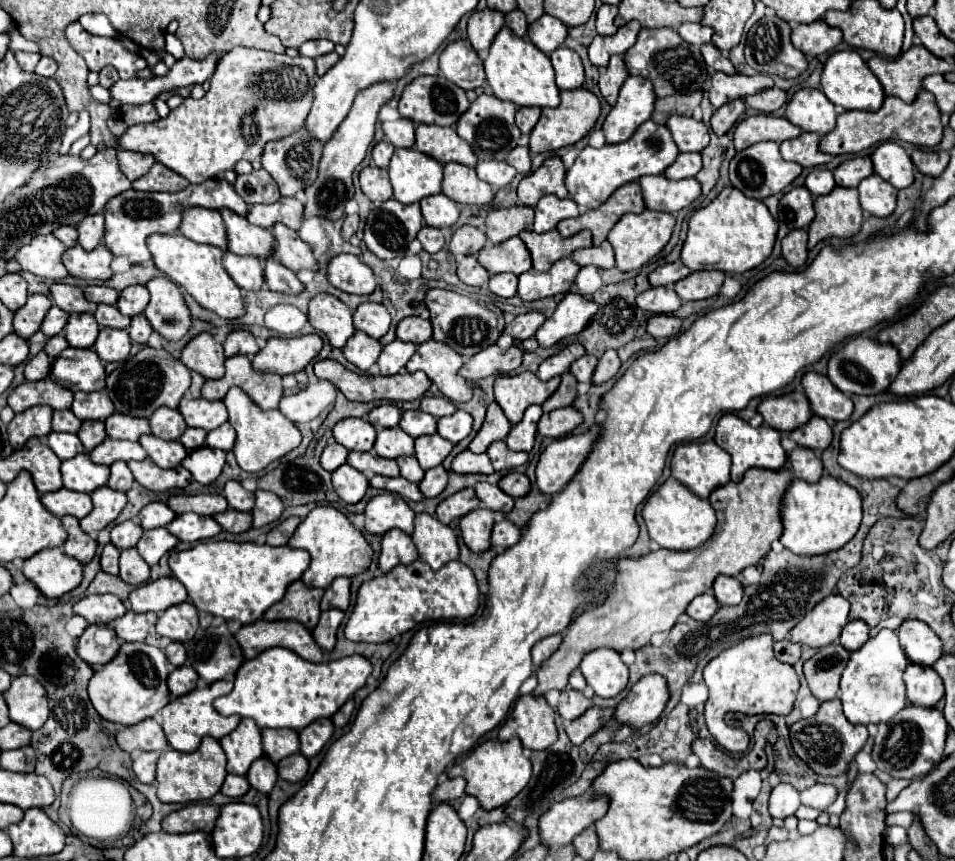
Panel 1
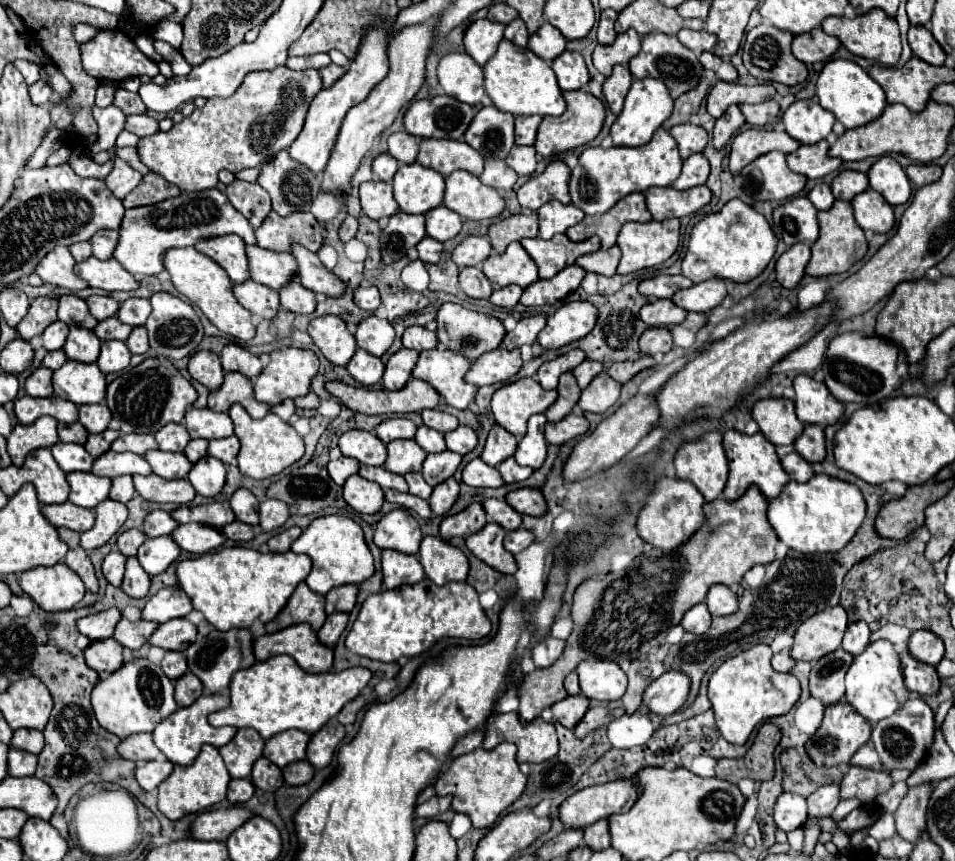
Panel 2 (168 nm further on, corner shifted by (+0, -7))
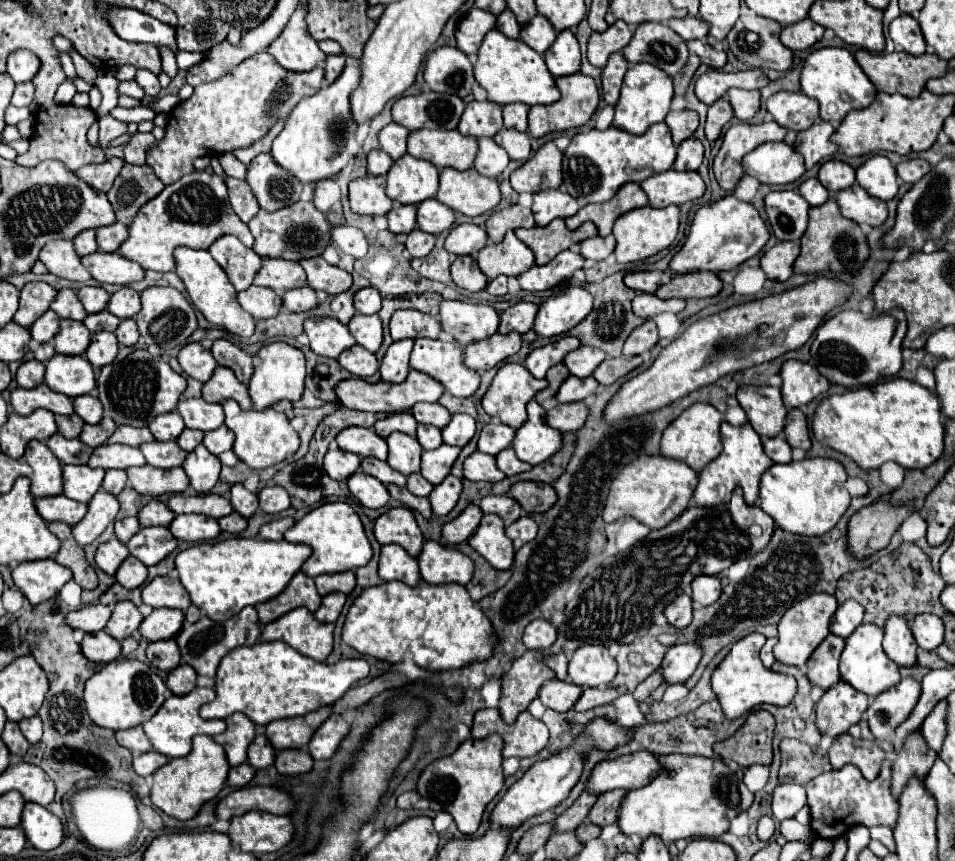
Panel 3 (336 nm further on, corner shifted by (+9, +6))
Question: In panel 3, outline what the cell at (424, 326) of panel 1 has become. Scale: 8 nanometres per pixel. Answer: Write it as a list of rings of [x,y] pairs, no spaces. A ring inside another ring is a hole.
[[[397,310],[391,316],[391,338],[439,338],[441,324],[431,314],[421,314],[419,310]]]

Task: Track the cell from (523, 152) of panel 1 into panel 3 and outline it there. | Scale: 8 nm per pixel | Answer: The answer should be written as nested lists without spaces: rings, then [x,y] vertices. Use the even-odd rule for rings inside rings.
[[[503,128],[501,132],[497,132],[497,136],[493,140],[507,150],[511,160],[525,162],[531,156],[531,140],[529,140],[529,136],[525,132]]]

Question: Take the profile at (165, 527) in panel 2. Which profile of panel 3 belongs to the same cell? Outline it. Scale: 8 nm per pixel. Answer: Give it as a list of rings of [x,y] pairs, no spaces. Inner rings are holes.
[[[153,498],[141,508],[137,518],[141,526],[167,526],[175,518],[175,514],[167,508],[165,502],[159,502]]]

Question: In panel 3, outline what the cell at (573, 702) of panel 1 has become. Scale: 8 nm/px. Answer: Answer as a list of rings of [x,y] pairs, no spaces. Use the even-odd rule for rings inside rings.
[[[555,678],[539,690],[539,700],[551,710],[567,712],[573,708],[573,704],[581,696],[581,692],[583,692],[581,686]]]

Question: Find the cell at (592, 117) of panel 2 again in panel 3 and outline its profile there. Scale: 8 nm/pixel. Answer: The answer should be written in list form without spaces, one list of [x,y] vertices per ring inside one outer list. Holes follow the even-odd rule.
[[[571,74],[571,76],[557,78],[555,82],[561,92],[561,100],[557,100],[555,104],[549,104],[549,106],[533,106],[529,110],[529,132],[533,138],[541,138],[549,132],[565,132],[569,128],[579,128],[579,126],[587,124],[589,118],[593,116],[593,112],[597,110],[599,90],[597,90],[597,84],[593,78],[583,76],[583,74]]]

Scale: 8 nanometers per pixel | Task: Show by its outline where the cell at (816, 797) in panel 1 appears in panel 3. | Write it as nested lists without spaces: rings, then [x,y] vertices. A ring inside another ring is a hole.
[[[885,760],[879,776],[873,782],[867,782],[859,768],[855,766],[843,766],[841,770],[823,772],[821,776],[813,778],[805,790],[807,790],[807,804],[811,808],[811,828],[819,838],[839,838],[849,830],[853,824],[863,824],[867,828],[871,826],[887,826],[895,828],[897,824],[897,808],[899,804],[893,800],[889,792],[889,780],[891,780],[891,762]]]

